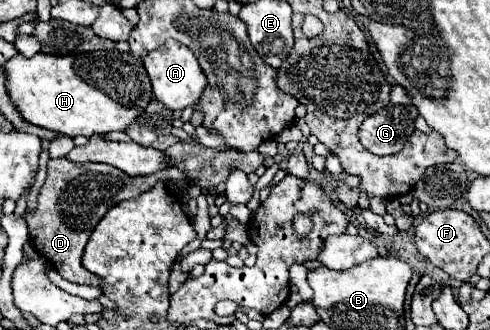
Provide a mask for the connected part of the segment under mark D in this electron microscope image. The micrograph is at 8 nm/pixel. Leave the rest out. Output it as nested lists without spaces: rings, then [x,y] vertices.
[[[66,157],[48,161],[48,179],[42,185],[36,201],[36,209],[24,213],[24,219],[30,229],[30,241],[34,249],[68,281],[78,285],[102,285],[100,277],[84,271],[82,253],[84,247],[104,217],[104,213],[120,201],[138,197],[144,191],[152,189],[158,181],[174,181],[180,185],[188,185],[184,173],[176,167],[164,169],[160,173],[152,173],[148,177],[128,177],[124,171],[106,165],[106,163],[72,163]]]

